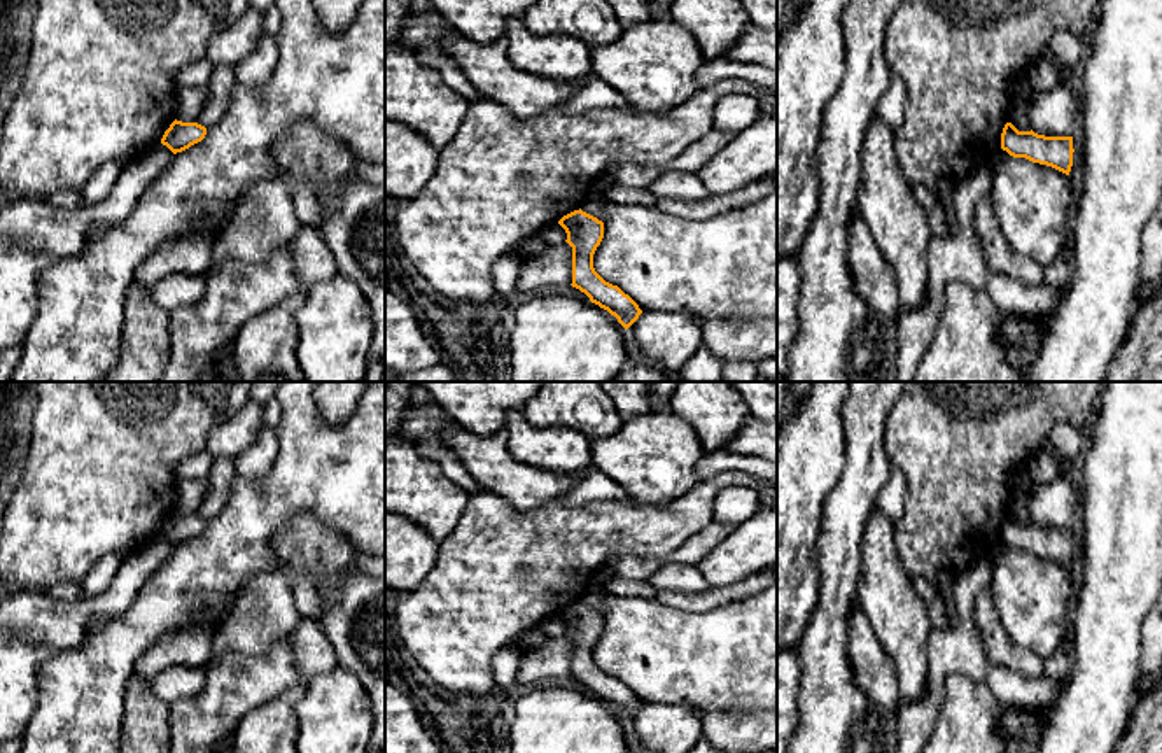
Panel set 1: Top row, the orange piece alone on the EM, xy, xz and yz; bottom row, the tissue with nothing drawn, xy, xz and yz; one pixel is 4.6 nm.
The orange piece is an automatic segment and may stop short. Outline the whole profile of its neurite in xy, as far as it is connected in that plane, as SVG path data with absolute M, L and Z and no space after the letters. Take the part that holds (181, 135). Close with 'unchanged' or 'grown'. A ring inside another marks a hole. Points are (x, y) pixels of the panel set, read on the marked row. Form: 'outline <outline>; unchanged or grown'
outline M175 119L164 131L161 144L166 145L173 154L177 154L201 142L205 135L205 126L198 123L182 123Z; unchanged

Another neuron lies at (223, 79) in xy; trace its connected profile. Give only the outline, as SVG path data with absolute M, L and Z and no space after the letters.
M214 65L214 74L210 79L210 95L205 109L200 112L194 123L212 128L224 114L231 91L234 88L236 77L234 68L228 65Z

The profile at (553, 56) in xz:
M522 18L506 23L513 67L551 81L576 82L592 77L590 46L574 35L534 35Z

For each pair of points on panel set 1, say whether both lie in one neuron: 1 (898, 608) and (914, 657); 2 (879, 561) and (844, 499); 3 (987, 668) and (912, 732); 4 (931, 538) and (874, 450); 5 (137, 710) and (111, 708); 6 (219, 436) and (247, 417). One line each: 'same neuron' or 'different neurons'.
1: same neuron
2: different neurons
3: same neuron
4: different neurons
5: different neurons
6: same neuron

